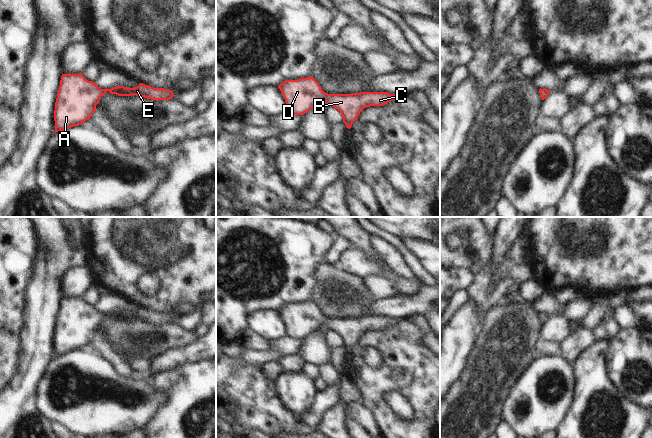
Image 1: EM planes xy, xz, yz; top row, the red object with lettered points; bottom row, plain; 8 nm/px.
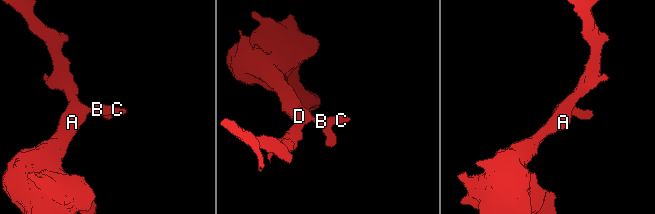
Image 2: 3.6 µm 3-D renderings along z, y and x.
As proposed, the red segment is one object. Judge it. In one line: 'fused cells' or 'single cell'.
single cell

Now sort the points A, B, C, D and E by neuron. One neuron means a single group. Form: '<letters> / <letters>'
A B C D E

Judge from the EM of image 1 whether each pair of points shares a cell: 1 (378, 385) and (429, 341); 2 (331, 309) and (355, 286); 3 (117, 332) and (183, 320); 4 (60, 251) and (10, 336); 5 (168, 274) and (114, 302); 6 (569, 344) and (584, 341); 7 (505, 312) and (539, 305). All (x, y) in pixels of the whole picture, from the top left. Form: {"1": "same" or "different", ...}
{"1": "different", "2": "same", "3": "different", "4": "different", "5": "different", "6": "same", "7": "different"}

